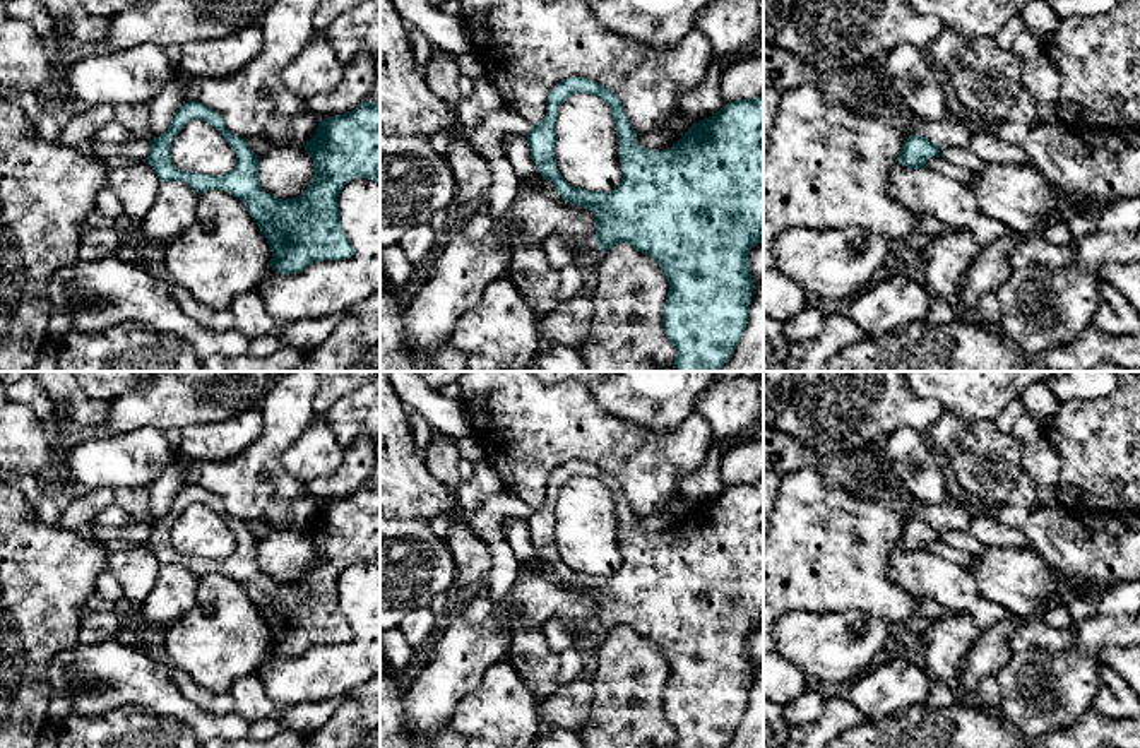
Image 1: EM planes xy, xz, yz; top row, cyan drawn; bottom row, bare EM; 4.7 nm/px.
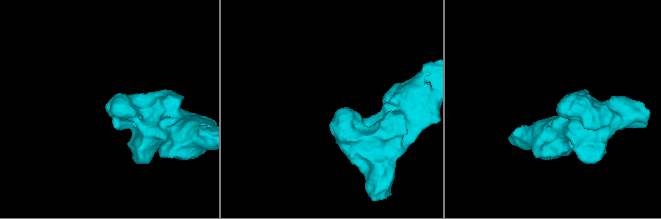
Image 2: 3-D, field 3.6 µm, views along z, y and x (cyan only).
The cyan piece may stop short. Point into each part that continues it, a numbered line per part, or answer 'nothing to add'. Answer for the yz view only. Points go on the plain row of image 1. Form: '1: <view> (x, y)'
nothing to add

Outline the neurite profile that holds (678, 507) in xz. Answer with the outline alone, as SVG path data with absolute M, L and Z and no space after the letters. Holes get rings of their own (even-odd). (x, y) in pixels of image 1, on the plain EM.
M681 493L656 508L656 514L662 517L685 517L693 508L693 503Z

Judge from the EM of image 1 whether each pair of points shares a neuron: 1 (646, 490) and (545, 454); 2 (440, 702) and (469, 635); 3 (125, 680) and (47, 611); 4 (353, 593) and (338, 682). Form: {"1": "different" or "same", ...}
{"1": "same", "2": "same", "3": "different", "4": "same"}

